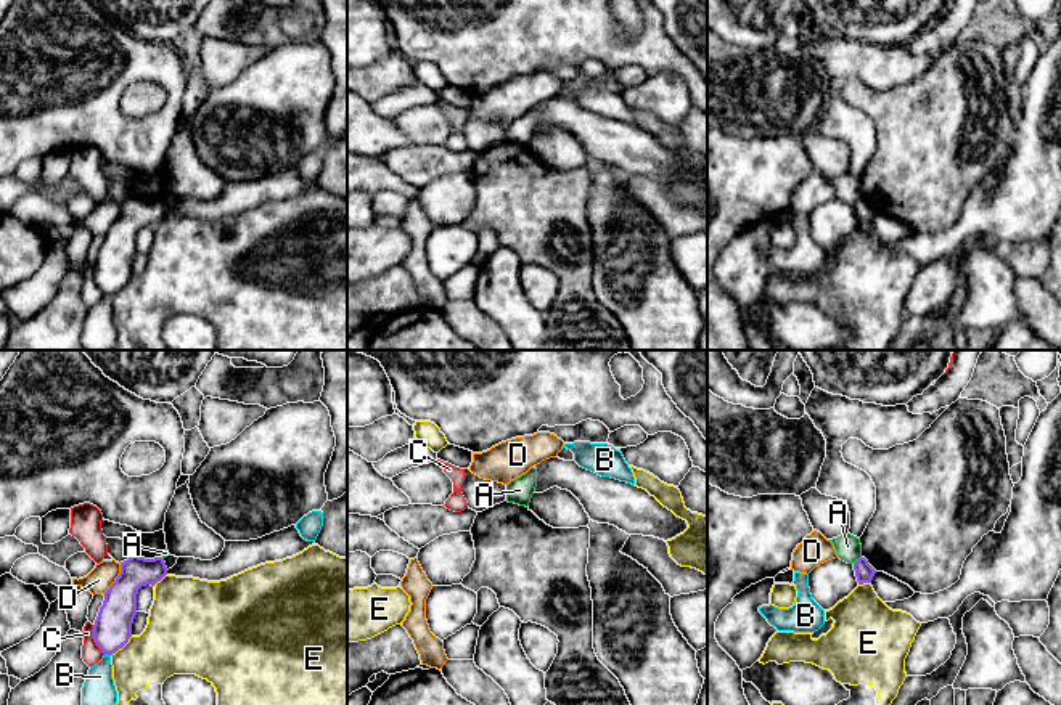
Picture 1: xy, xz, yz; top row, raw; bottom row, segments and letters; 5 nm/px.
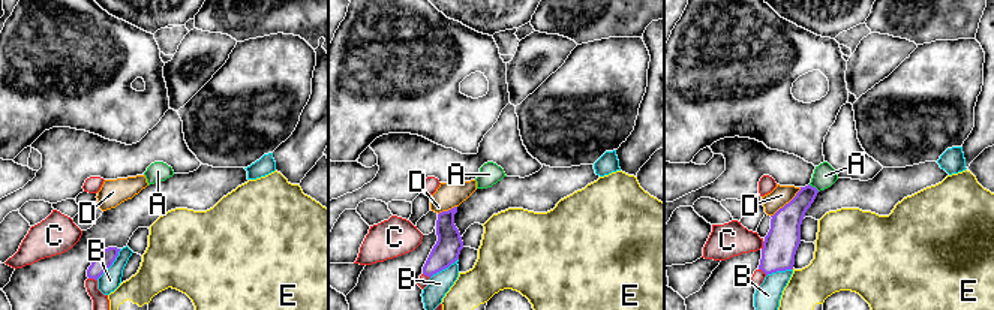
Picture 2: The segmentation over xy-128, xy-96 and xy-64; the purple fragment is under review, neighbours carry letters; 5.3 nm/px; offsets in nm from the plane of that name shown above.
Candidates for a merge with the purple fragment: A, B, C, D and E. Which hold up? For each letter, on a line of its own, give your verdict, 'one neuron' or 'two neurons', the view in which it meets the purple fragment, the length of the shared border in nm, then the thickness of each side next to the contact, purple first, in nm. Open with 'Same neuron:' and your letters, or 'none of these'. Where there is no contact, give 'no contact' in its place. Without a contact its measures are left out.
Same neuron: none of these
A: two neurons; meets purple in yz; contact 60 nm long; 90 nm thick on the purple side, 130 nm on the other
B: two neurons; meets purple in xy; contact 30 nm long; 190 nm thick on the purple side, 180 nm on the other
C: two neurons; meets purple in xy; contact 170 nm long; 190 nm thick on the purple side, 100 nm on the other
D: two neurons; meets purple in xy; contact 180 nm long; 190 nm thick on the purple side, 120 nm on the other
E: two neurons; meets purple in xy; contact 150 nm long; 190 nm thick on the purple side, 300 nm on the other

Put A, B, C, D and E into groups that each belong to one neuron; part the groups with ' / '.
A / B / C / D / E

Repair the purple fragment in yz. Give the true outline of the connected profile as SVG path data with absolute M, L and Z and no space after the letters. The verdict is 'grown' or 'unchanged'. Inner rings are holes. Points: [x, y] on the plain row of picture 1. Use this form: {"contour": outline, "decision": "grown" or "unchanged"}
{"contour": "M860 198L858 201L855 201L854 210L855 210L858 225L871 223L876 214L876 210L868 204L865 198Z", "decision": "unchanged"}

